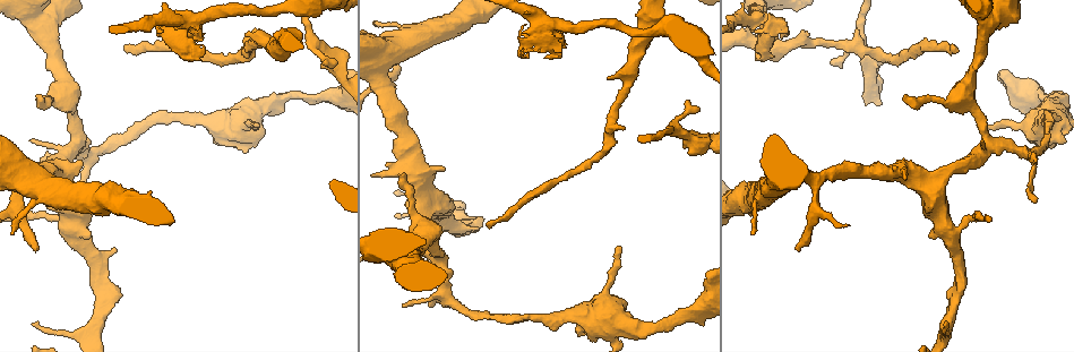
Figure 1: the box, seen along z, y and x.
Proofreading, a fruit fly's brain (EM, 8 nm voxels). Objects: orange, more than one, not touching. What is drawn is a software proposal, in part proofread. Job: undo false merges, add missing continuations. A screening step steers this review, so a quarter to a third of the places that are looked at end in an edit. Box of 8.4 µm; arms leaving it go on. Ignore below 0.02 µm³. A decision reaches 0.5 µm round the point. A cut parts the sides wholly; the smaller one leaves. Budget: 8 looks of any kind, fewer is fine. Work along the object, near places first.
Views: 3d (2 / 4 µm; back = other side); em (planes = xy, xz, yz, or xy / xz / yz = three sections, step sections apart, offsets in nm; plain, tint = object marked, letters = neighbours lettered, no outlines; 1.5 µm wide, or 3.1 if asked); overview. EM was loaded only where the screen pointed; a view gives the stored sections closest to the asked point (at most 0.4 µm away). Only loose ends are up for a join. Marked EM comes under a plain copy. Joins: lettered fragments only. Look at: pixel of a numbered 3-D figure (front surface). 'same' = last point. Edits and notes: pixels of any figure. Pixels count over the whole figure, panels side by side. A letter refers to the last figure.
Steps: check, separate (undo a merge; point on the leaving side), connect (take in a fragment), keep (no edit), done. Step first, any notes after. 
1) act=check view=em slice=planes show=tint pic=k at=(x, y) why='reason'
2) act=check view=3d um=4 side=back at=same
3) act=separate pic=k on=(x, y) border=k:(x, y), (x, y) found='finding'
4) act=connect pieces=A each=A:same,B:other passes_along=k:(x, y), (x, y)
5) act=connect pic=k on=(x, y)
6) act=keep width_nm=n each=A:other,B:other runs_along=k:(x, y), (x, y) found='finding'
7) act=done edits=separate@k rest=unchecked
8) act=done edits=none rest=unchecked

act=check view=em slice=xy step=8 show=tint pic=1 at=(697, 112) why='an open end'

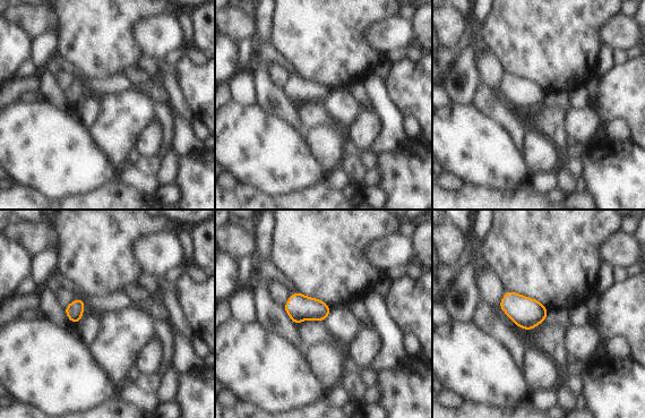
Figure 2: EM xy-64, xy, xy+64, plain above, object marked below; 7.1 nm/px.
act=check view=em slice=xy step=8 show=letters at=same

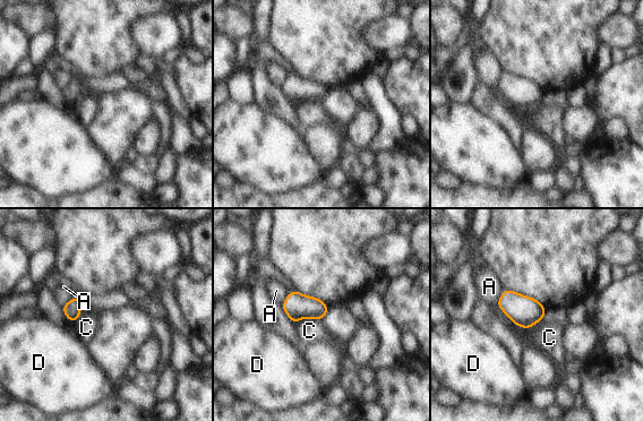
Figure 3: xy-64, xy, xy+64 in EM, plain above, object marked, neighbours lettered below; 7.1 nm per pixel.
act=keep longest_contact=C:180nm each=A:other,C:other,D:other found='no lettered fragment goes on from it'

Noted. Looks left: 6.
act=check view=em slice=xy step=8 show=letters pic=1 at=(956, 46) why='long arm stops here'

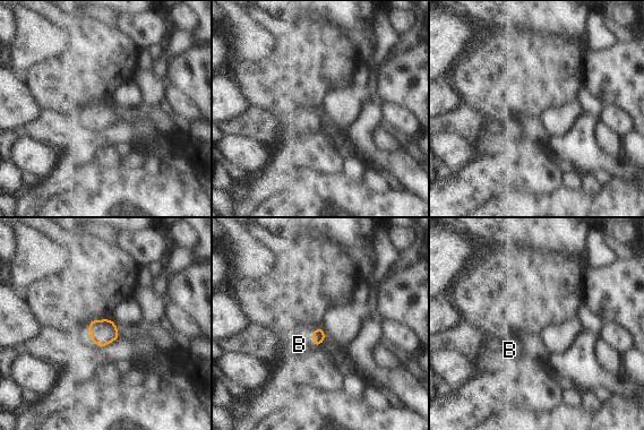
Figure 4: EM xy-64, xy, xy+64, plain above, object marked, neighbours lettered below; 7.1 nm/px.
act=connect pieces=B each=B:same passes_along=4:(318, 335), (314, 341), (299, 344) found='the neuron continues'

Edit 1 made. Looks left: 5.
act=check view=overview

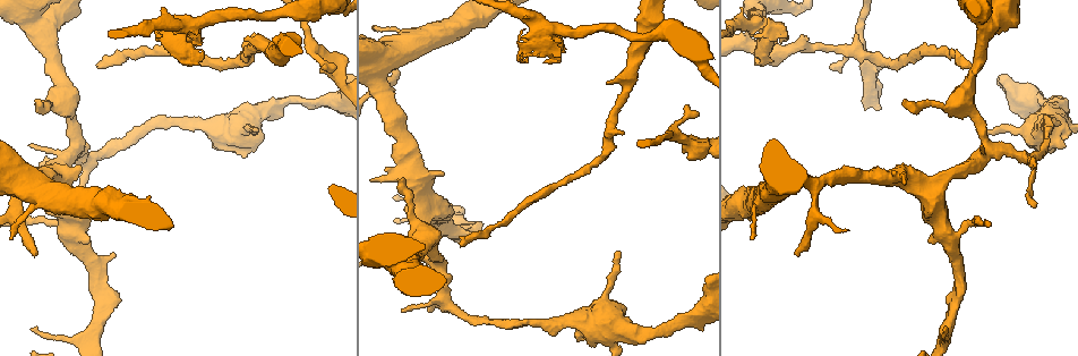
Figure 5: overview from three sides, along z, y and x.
act=check view=3d um=4 pic=5 at=(541, 31) why='three arms meet'

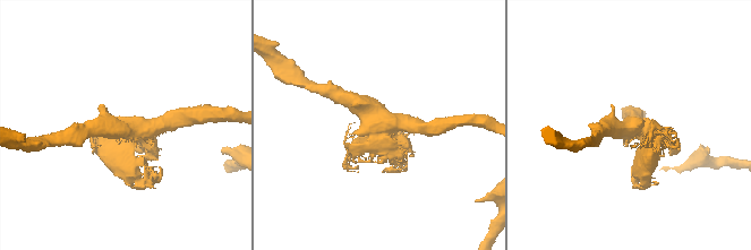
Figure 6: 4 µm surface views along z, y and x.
act=check view=em slice=xz step=4 show=tint pic=6 at=(127, 125) why='shape alone is not enough'

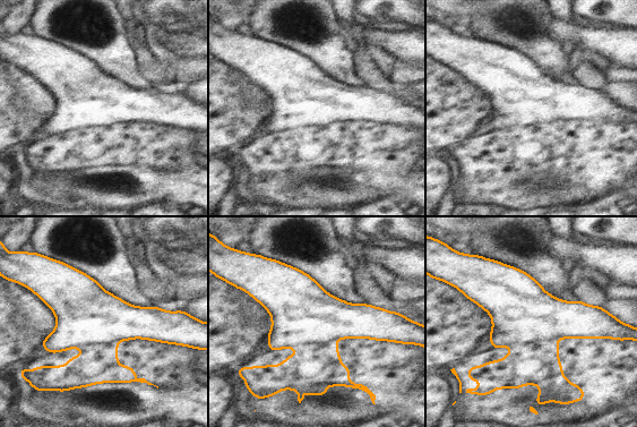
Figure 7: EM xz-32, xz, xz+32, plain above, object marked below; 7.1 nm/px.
act=check view=em slice=xz step=4 show=letters at=same

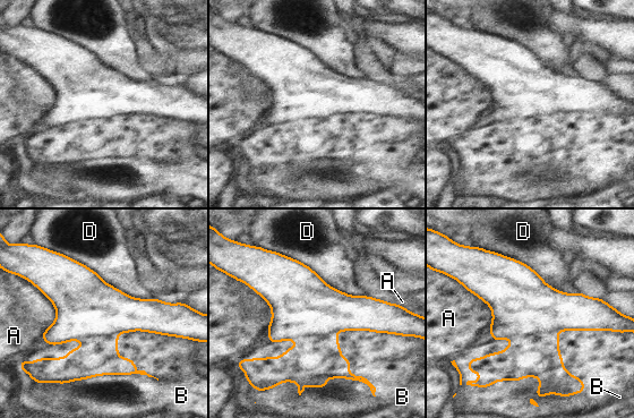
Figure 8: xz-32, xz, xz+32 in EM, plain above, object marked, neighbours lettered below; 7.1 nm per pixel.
act=keep width_nm=460 each=A:other,B:other,D:other border=8:(151, 376), (100, 374), (70, 381) found='all the same neuron'

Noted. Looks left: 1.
act=done edits=connect@4 rest=unchecked

